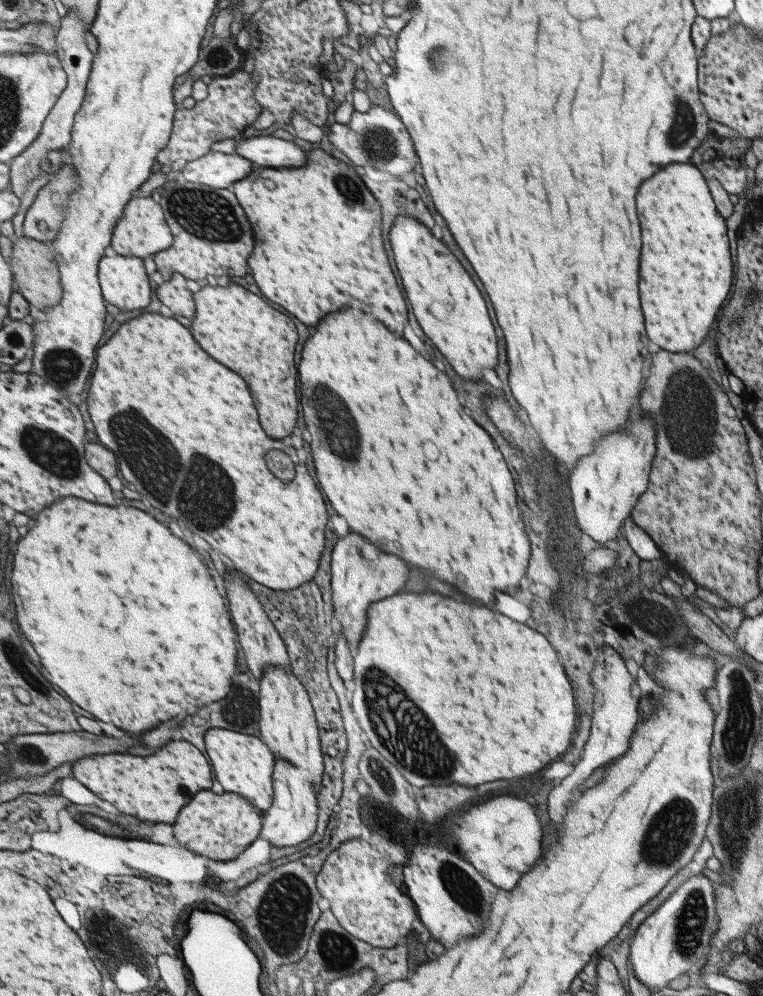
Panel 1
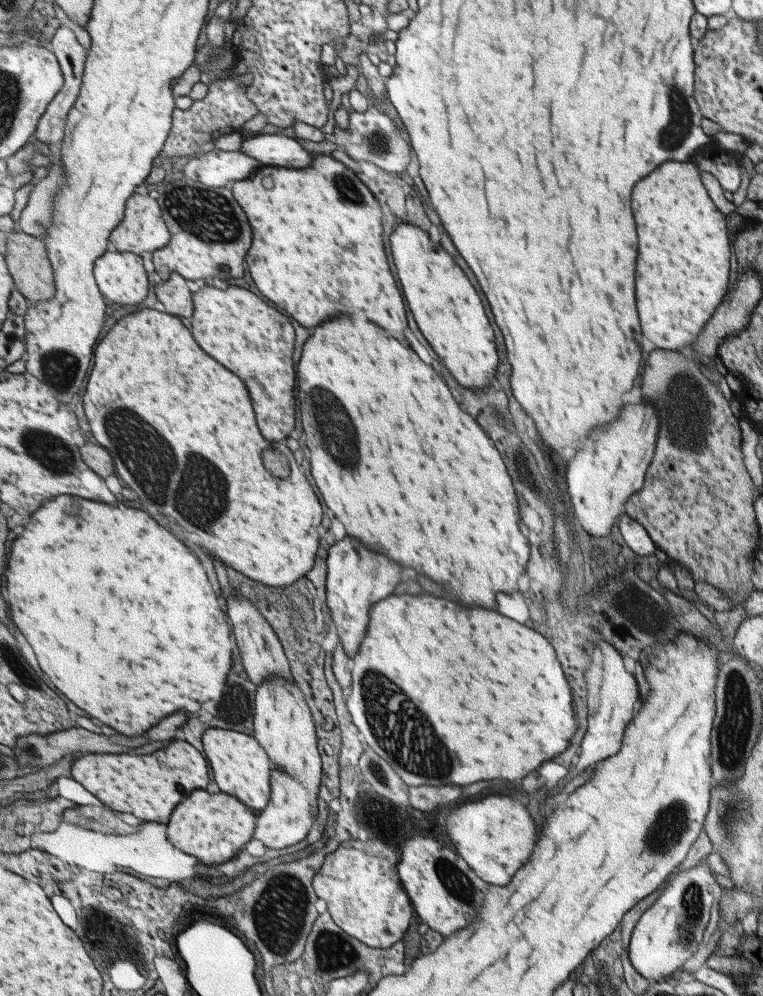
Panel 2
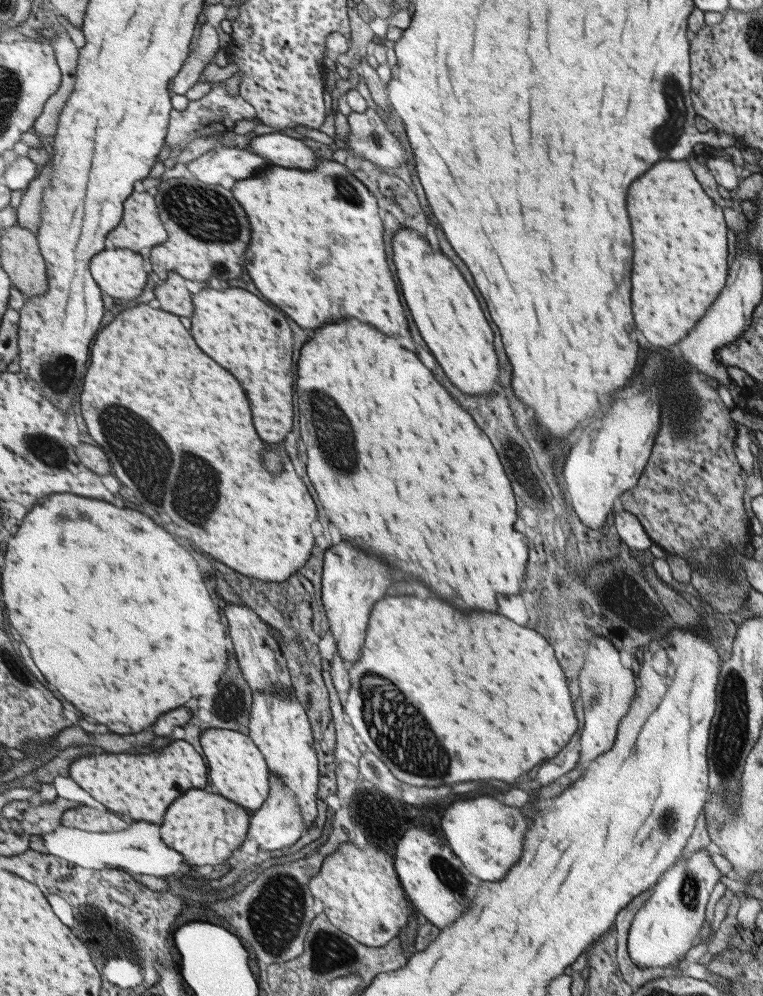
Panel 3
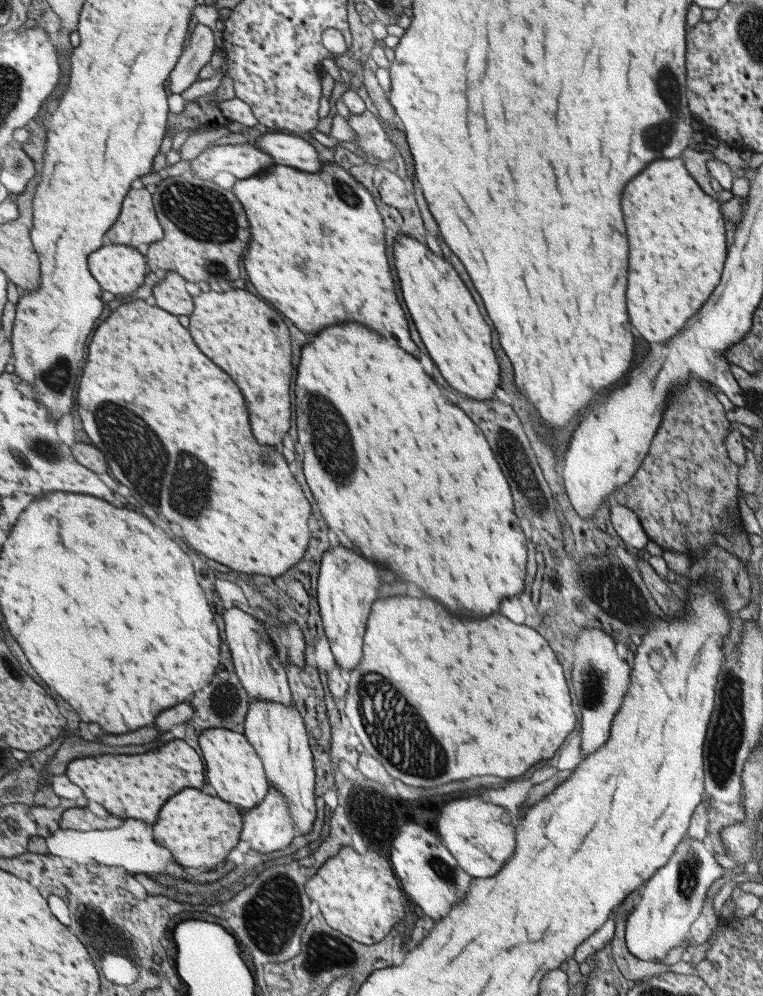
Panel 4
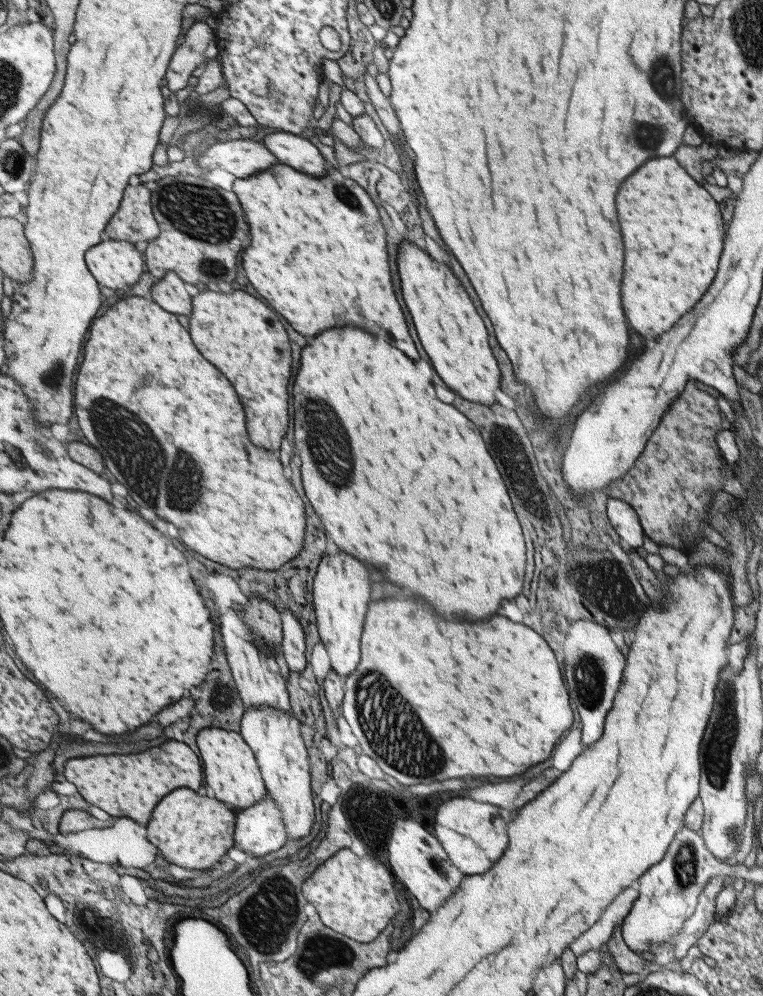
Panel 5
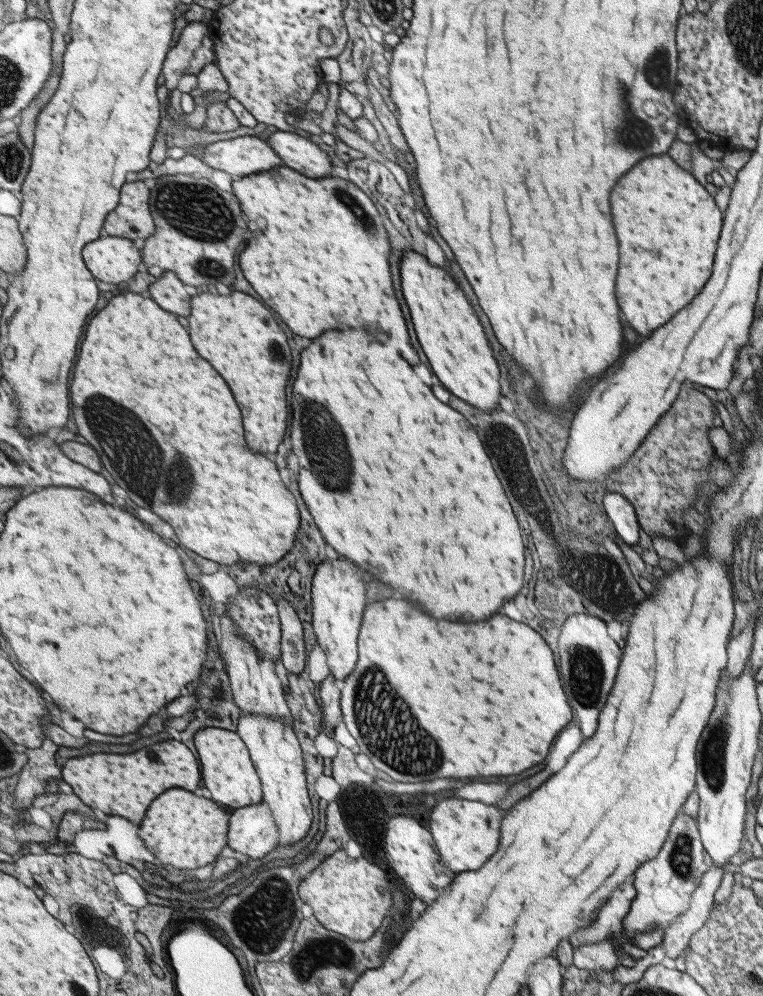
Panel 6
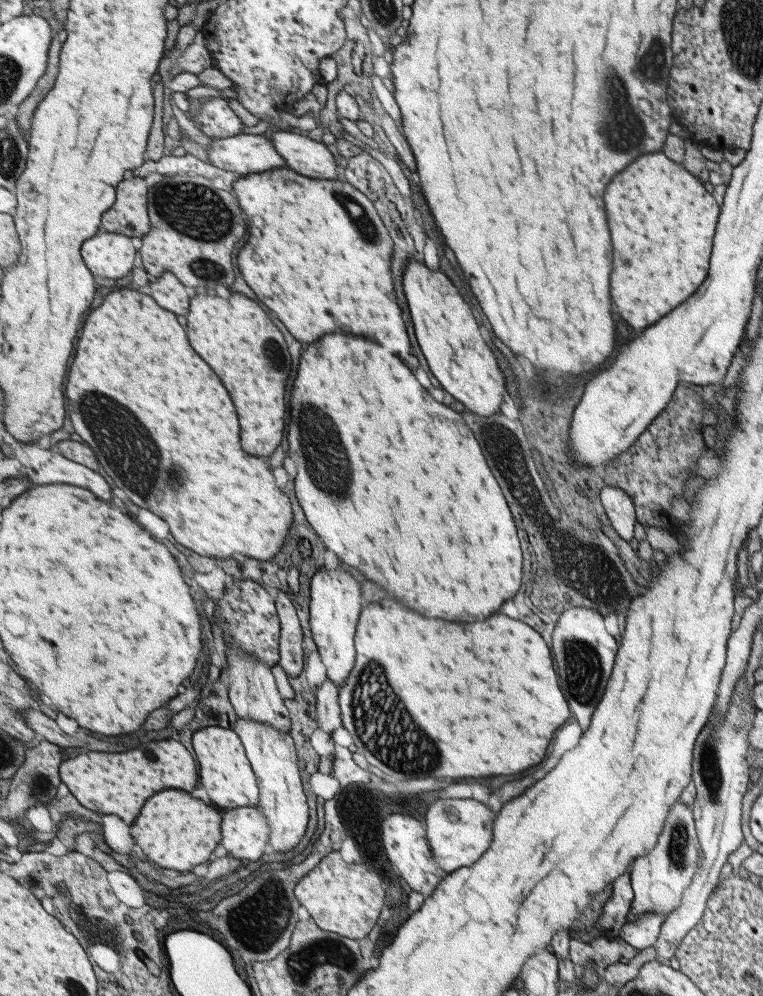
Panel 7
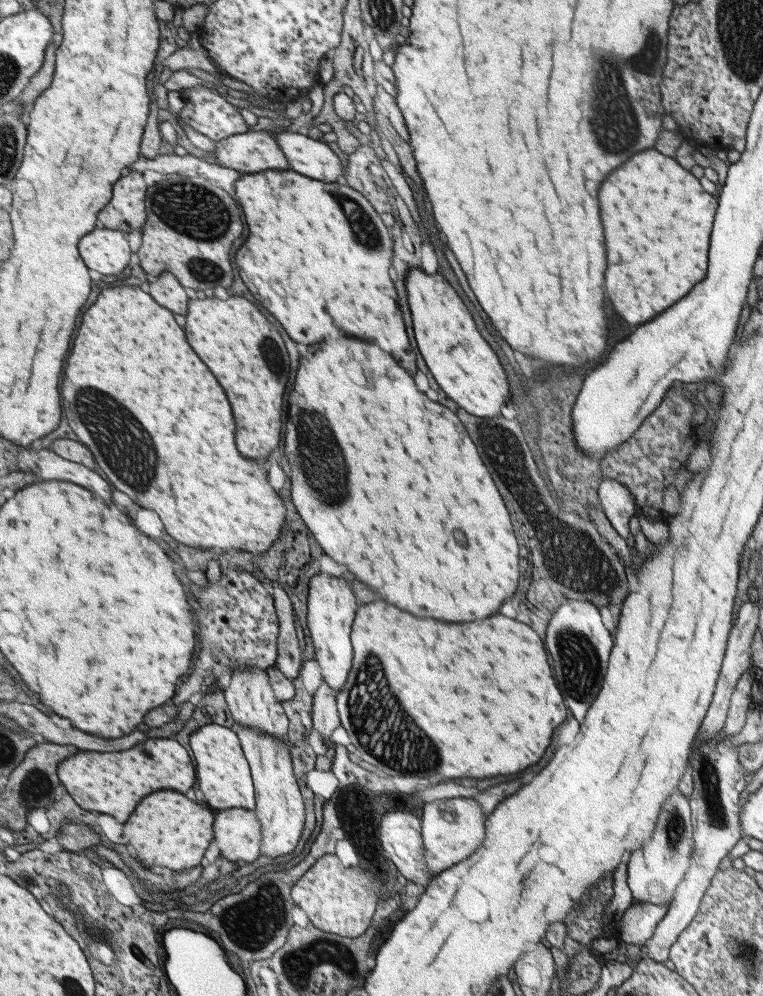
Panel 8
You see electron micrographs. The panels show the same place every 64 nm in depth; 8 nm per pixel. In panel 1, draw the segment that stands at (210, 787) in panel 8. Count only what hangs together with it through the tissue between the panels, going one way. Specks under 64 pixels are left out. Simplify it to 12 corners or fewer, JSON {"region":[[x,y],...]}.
{"region":[[215,727],[209,758],[225,792],[264,812],[277,758],[258,736]]}

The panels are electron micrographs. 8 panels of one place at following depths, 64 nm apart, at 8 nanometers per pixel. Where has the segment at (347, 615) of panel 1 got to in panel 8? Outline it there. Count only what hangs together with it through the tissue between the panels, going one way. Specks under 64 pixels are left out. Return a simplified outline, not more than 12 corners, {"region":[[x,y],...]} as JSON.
{"region":[[311,579],[308,625],[322,680],[341,690],[353,668],[355,590]]}

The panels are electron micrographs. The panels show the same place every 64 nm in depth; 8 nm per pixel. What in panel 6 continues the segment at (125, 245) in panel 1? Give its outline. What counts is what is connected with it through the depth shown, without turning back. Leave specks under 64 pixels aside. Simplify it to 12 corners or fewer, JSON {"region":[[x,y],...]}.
{"region":[[143,179],[126,183],[107,235],[147,240],[158,230]]}

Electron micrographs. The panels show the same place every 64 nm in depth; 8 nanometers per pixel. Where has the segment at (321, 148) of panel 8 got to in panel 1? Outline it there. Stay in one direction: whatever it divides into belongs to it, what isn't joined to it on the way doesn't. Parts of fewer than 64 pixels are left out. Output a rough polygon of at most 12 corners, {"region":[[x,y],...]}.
{"region":[[275,136],[244,138],[235,152],[257,167],[303,166],[306,152]]}

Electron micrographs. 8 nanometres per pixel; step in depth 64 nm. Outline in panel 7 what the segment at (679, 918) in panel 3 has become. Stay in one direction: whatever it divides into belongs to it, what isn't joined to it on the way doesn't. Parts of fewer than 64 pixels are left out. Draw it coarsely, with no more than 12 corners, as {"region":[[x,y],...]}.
{"region":[[676,802],[630,871],[626,922],[665,919],[698,870],[692,810]]}

